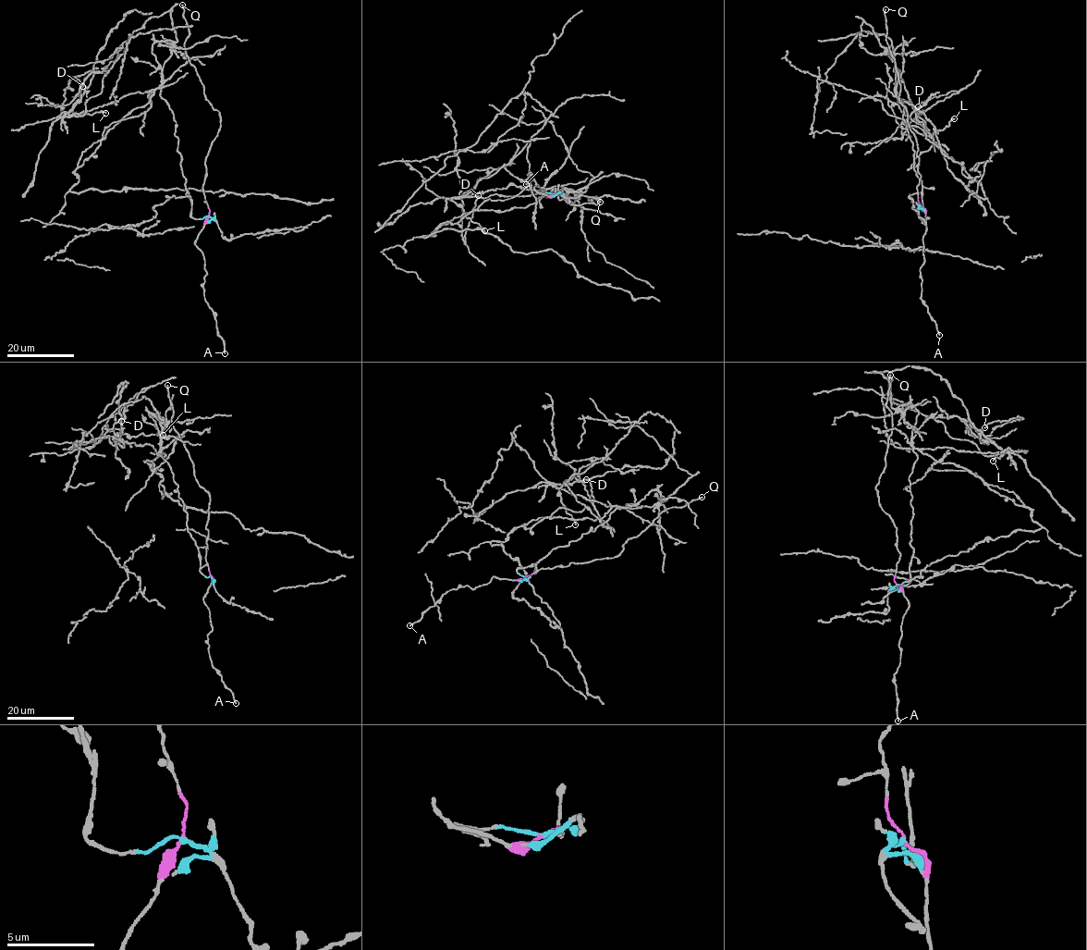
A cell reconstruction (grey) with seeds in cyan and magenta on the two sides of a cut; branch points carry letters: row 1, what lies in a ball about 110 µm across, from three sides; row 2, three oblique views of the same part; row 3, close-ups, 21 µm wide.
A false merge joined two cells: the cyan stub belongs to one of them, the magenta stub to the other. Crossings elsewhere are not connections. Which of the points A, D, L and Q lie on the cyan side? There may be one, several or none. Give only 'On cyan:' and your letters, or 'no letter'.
On cyan: D, L

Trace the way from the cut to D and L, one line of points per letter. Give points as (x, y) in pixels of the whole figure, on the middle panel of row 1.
D: (555, 194), (539, 192), (549, 196), (554, 189), (456, 198), (487, 173), (458, 170), (464, 240), (479, 195)
L: (555, 194), (539, 192), (549, 196), (554, 189), (453, 197), (484, 230)

